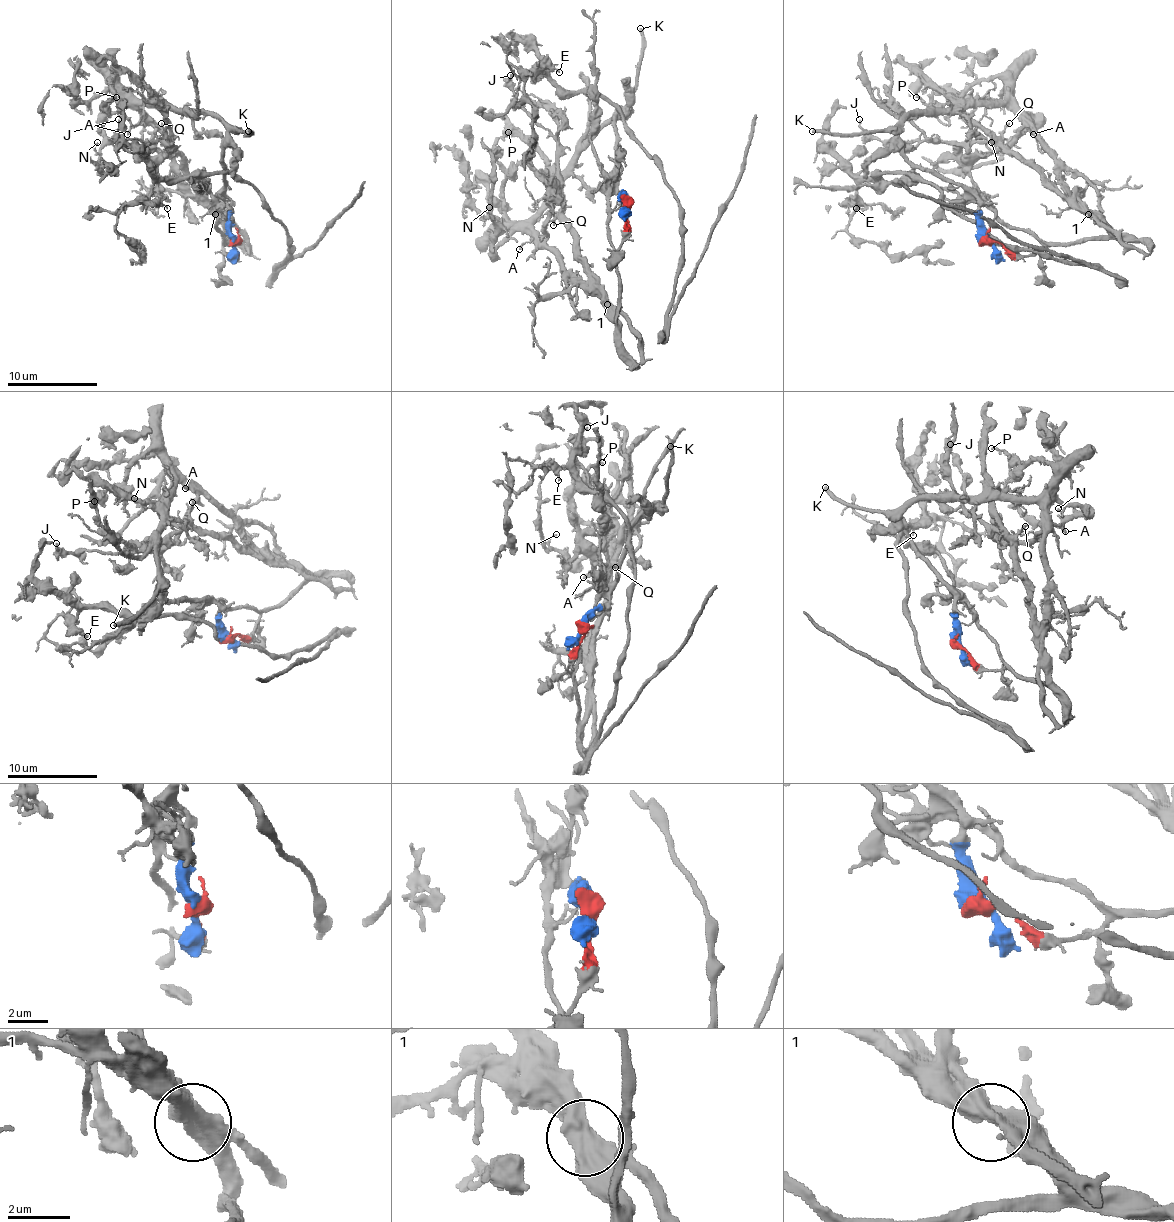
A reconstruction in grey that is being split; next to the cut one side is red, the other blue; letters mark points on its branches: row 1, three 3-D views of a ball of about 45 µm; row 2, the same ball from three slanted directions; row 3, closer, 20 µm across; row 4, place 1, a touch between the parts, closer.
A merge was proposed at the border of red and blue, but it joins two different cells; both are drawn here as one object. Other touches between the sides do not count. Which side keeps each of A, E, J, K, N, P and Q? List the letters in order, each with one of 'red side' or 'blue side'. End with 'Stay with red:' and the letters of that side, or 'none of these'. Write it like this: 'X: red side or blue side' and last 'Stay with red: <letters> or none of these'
A: blue side
E: red side
J: red side
K: blue side
N: blue side
P: blue side
Q: red side
Stay with red: E, J, Q

